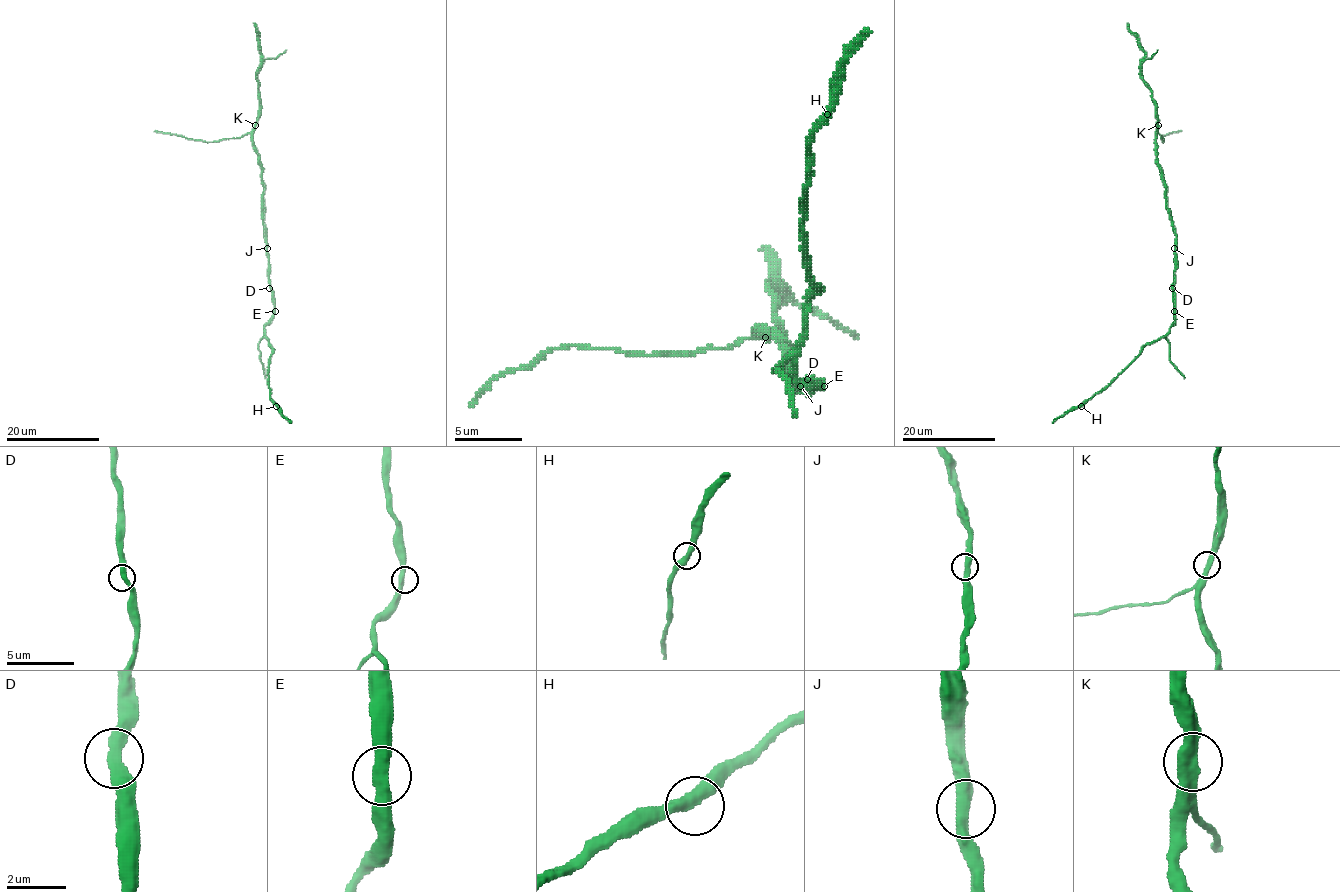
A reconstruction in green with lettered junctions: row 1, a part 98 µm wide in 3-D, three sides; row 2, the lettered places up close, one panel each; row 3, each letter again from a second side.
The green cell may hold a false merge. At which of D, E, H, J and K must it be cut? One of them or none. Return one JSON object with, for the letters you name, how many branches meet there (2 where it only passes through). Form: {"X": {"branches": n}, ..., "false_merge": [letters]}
{"false_merge": []}

